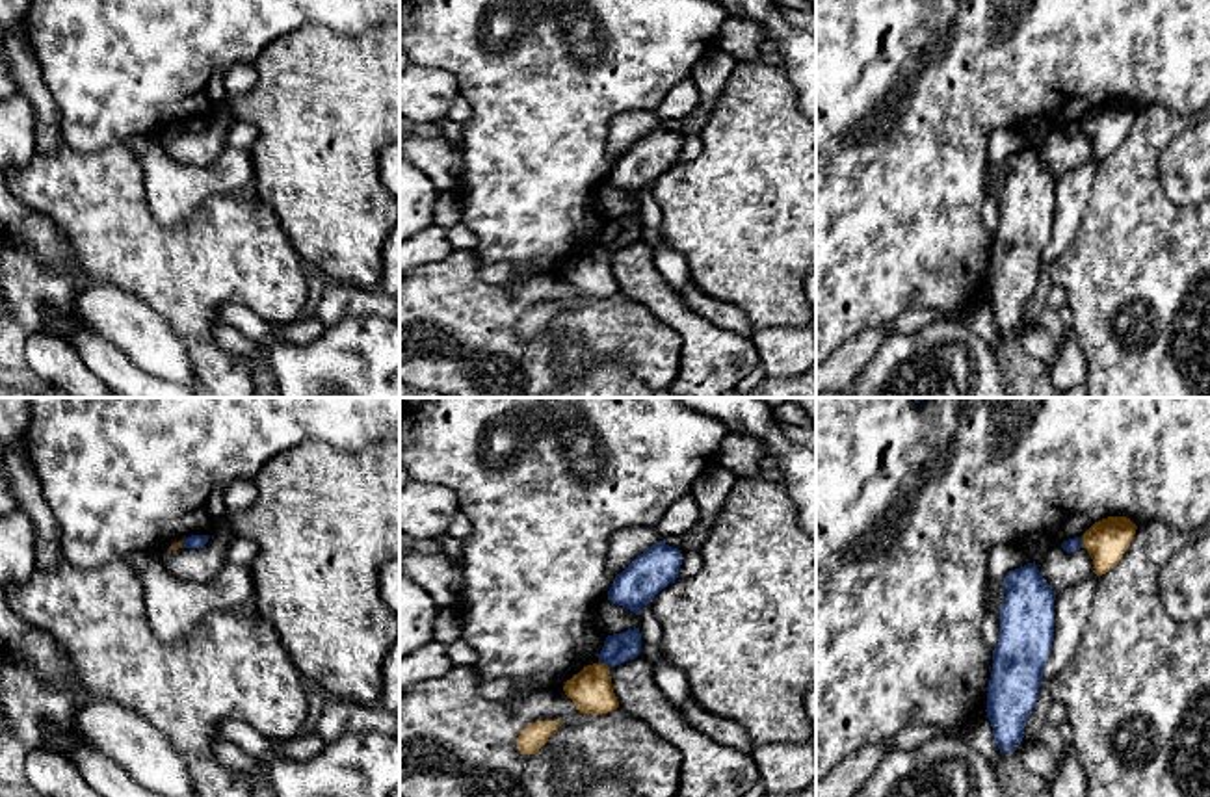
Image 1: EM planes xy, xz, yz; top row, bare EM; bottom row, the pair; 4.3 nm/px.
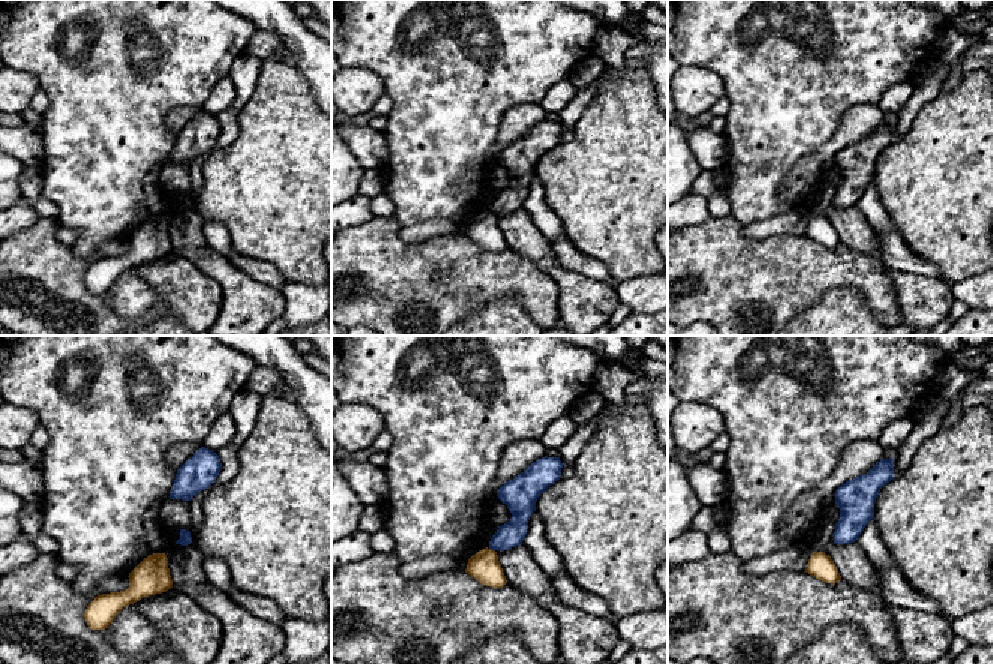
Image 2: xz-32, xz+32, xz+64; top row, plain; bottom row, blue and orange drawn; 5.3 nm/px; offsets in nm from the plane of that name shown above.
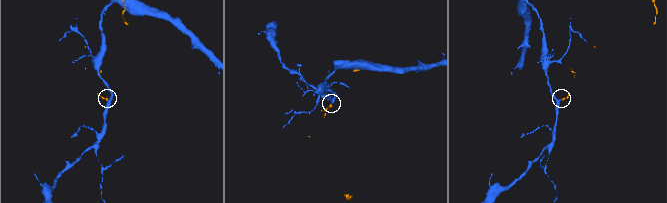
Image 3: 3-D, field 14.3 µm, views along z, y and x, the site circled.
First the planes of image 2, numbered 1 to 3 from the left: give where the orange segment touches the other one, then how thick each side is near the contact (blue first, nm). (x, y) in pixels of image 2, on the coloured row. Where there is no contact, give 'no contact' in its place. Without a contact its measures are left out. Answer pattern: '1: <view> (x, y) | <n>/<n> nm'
1: no contact
2: xz+32 (492, 549) | 140/160 nm
3: no contact

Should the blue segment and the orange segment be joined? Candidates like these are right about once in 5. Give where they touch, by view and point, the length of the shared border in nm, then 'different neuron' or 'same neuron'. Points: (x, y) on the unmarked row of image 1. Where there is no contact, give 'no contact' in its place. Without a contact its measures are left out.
xz (604, 246) | 60 nm | different neuron

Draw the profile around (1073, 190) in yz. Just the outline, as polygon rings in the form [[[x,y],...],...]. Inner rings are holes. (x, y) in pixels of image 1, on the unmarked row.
[[[1093,156],[1056,178],[1054,225],[1043,255],[1043,266],[1054,262],[1058,255],[1076,238],[1091,199],[1097,167],[1098,160]]]

